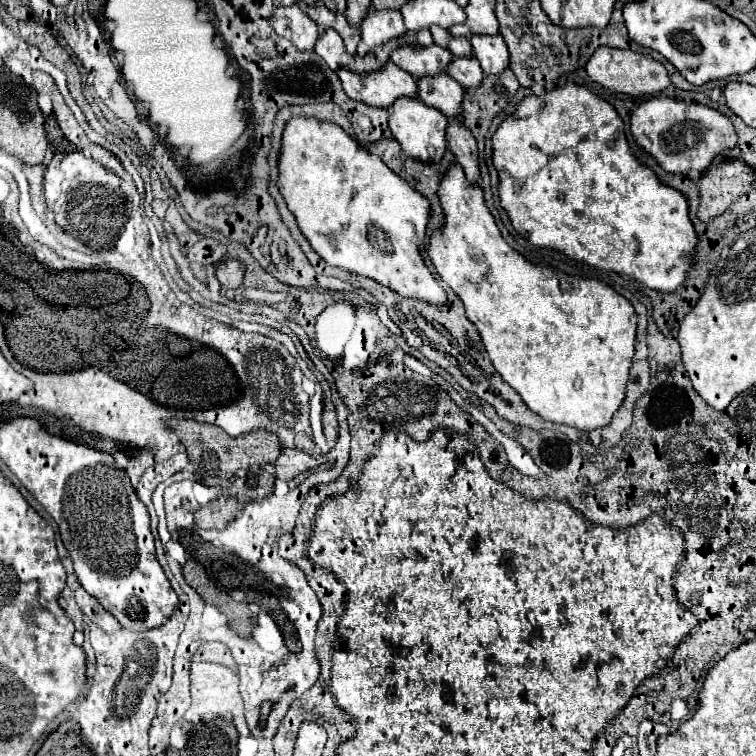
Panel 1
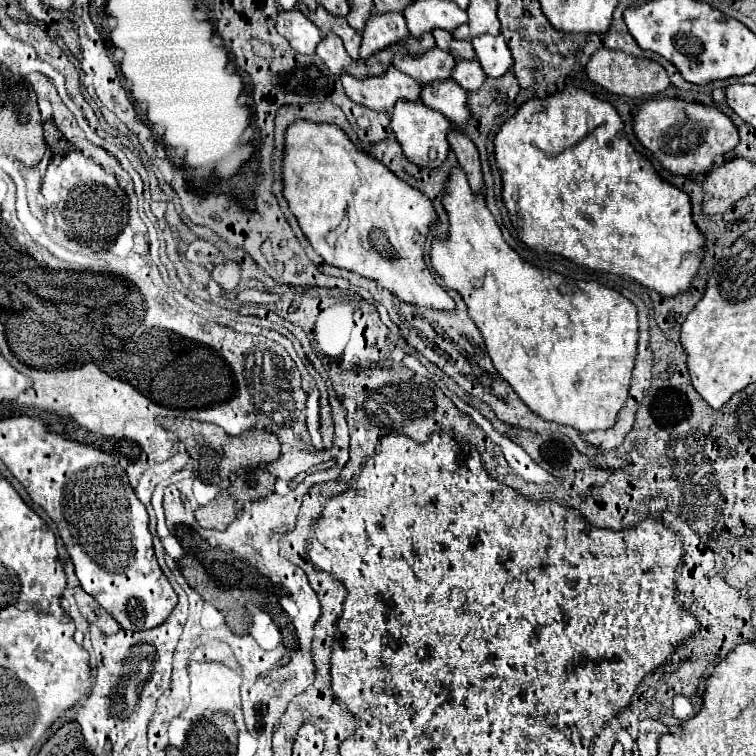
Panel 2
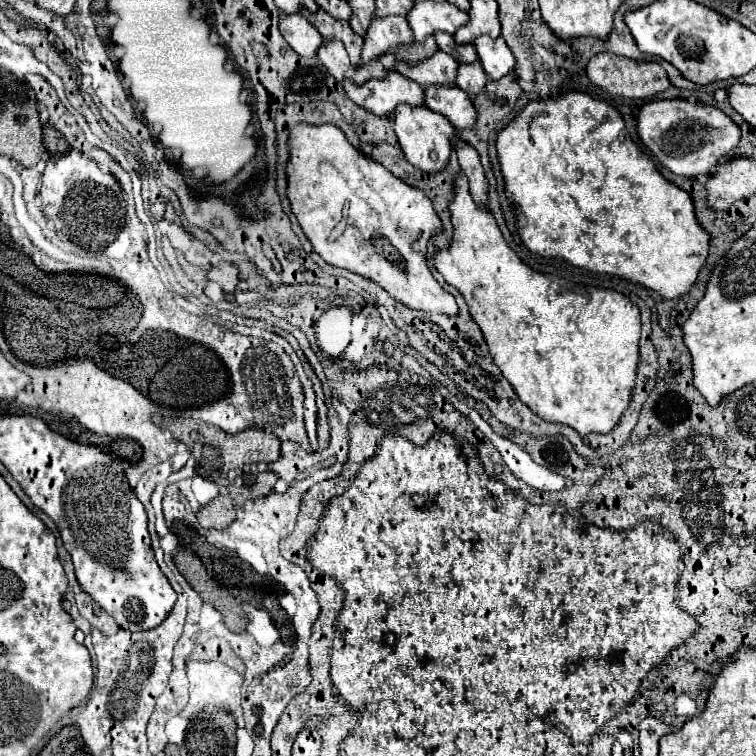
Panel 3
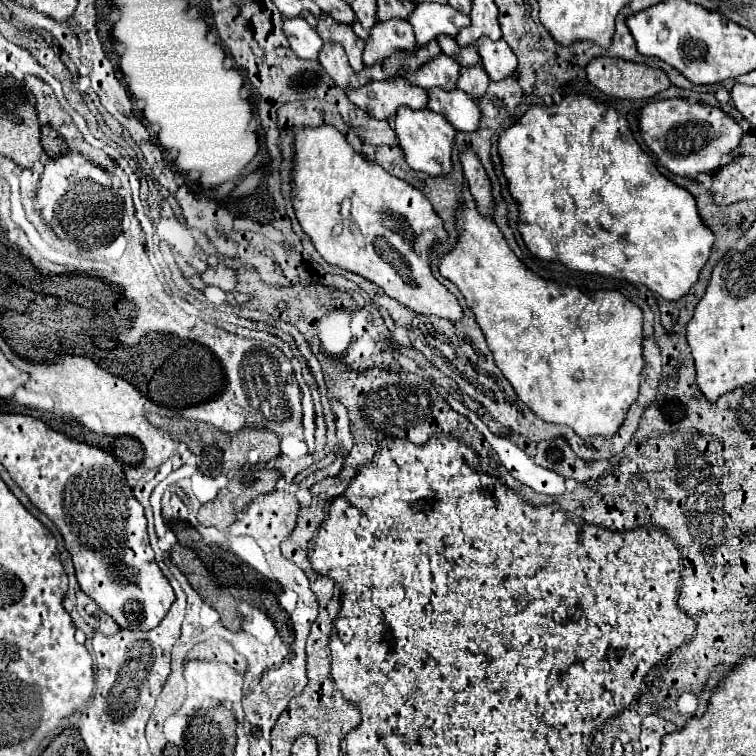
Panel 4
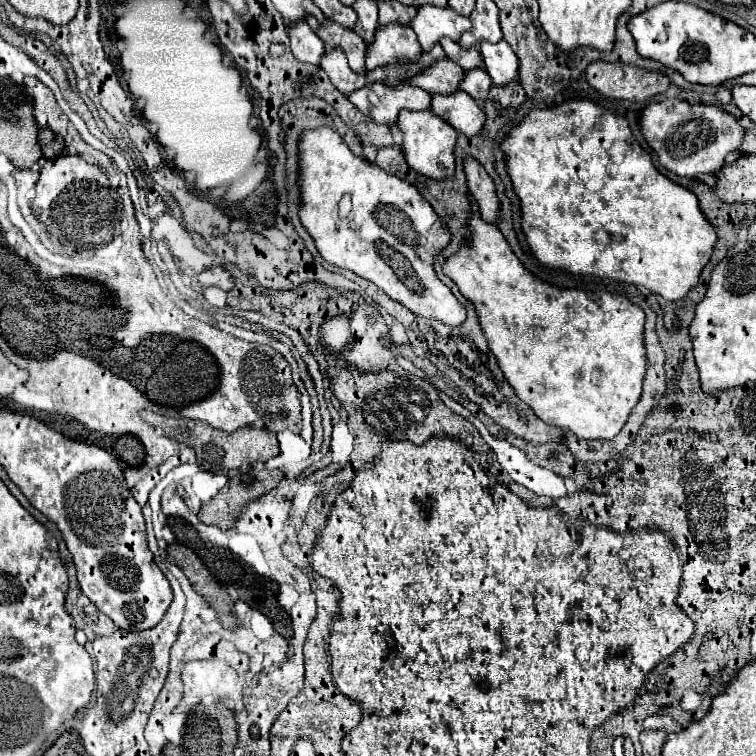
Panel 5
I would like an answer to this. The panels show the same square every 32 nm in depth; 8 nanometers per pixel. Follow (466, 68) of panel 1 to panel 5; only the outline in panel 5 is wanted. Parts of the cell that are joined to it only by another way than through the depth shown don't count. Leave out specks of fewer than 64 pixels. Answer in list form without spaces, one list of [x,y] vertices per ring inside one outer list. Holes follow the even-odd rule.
[[[472,68],[464,72],[464,80],[460,82],[460,90],[470,94],[474,100],[484,100],[488,96],[488,88],[492,86],[492,80],[484,68]]]

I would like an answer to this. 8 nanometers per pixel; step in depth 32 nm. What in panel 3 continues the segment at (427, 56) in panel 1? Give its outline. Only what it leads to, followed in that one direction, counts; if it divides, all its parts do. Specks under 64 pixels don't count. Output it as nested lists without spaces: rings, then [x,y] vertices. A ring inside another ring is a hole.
[[[442,50],[416,64],[396,60],[396,70],[408,76],[410,80],[418,82],[422,88],[428,88],[432,84],[452,84],[456,80],[456,68],[456,60]]]

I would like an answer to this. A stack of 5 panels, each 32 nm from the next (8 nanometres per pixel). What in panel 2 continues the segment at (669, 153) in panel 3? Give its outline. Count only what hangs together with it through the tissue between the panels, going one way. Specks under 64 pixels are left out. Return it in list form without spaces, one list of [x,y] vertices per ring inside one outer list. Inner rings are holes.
[[[652,98],[644,104],[640,104],[640,108],[636,110],[636,114],[632,118],[632,128],[634,128],[638,142],[654,154],[654,158],[662,164],[664,170],[668,170],[672,174],[682,174],[682,176],[690,176],[692,172],[696,172],[696,174],[710,172],[714,158],[730,152],[738,144],[736,126],[732,124],[732,120],[726,114],[722,114],[720,110],[710,108],[710,106],[696,104],[696,102],[688,104],[678,98]]]

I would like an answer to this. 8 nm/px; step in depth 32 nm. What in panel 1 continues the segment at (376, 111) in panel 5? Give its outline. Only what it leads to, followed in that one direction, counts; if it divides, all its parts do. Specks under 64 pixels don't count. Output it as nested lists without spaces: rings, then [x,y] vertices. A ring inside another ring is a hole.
[[[392,62],[368,74],[350,72],[344,66],[336,74],[344,86],[344,92],[352,100],[372,104],[376,108],[390,108],[400,96],[416,96],[416,80]]]

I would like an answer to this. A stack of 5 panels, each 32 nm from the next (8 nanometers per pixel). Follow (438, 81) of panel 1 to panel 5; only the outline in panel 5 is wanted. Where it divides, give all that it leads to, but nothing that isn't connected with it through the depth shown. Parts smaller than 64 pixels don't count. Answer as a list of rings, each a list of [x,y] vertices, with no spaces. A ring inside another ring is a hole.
[[[456,90],[454,94],[432,92],[430,106],[434,114],[442,116],[458,132],[466,136],[476,136],[482,132],[484,112],[480,112],[480,106],[476,104],[476,100],[470,98],[466,92],[460,92],[460,90]]]

